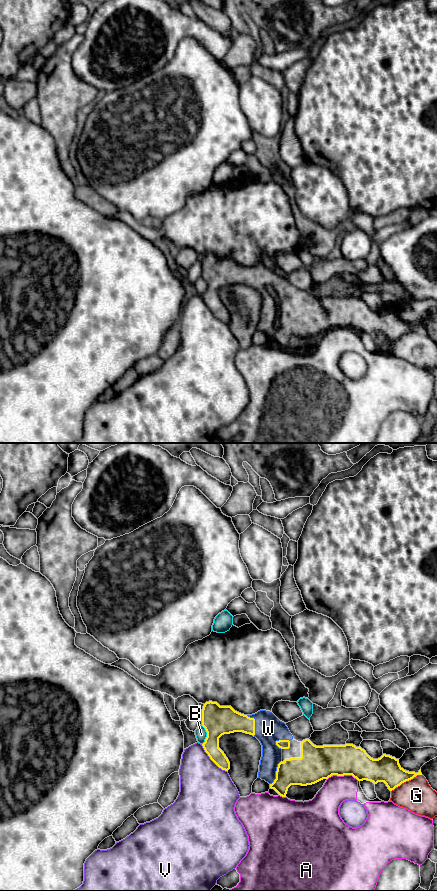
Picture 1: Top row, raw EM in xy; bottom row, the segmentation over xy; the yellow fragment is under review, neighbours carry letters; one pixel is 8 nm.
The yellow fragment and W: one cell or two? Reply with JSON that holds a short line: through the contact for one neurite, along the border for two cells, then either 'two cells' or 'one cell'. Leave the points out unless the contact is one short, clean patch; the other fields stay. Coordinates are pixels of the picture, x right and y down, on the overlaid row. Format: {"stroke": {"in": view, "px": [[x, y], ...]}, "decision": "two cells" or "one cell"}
{"decision": "one cell"}

